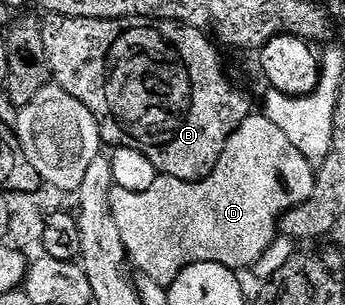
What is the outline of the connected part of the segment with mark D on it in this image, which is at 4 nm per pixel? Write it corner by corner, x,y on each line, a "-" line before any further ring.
251,115
226,140
218,165
209,179
181,181
160,175
144,193
115,187
110,191
110,210
133,268
135,265
143,278
169,287
188,266
196,263
220,263
235,271
243,271
256,264
269,251
274,236
279,236
283,215
309,201
315,184
315,166
300,155
296,147
292,147
288,135
284,135
284,131
280,131
270,117

